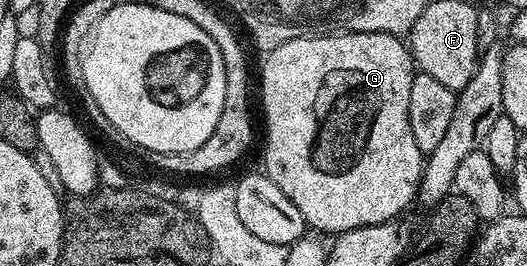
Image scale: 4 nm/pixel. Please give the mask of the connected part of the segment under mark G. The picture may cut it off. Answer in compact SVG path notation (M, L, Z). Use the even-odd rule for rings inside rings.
M346 31L337 33L335 35L309 35L306 39L291 39L282 45L278 45L273 51L267 52L263 56L264 64L260 67L260 103L264 106L264 167L262 167L263 174L270 177L270 181L274 181L274 185L278 185L278 189L282 189L282 193L286 193L286 197L290 197L290 201L294 201L294 205L298 205L298 213L302 213L305 224L309 228L320 231L332 231L331 233L339 233L341 231L349 231L350 229L358 229L359 227L369 227L370 225L379 225L379 223L391 223L400 215L408 206L411 205L412 199L417 198L420 189L420 175L424 172L425 156L421 154L420 149L414 134L410 129L410 87L412 78L414 76L414 64L412 61L411 50L407 46L404 47L399 38L395 35L387 35L386 33L354 33L353 31Z

